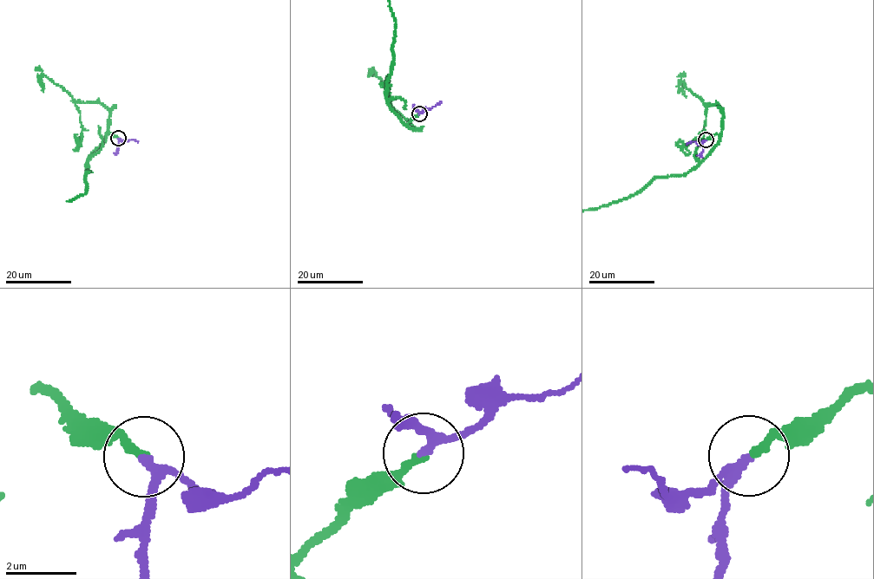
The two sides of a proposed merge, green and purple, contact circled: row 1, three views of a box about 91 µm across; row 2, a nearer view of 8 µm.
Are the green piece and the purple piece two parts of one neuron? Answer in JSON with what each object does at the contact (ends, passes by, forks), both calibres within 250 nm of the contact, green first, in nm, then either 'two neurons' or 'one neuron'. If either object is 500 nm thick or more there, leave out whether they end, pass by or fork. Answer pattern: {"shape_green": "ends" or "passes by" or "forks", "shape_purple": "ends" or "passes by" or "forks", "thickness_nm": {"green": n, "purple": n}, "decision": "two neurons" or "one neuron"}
{"shape_green": "ends", "shape_purple": "passes by", "thickness_nm": {"green": 220, "purple": 200}, "decision": "one neuron"}

